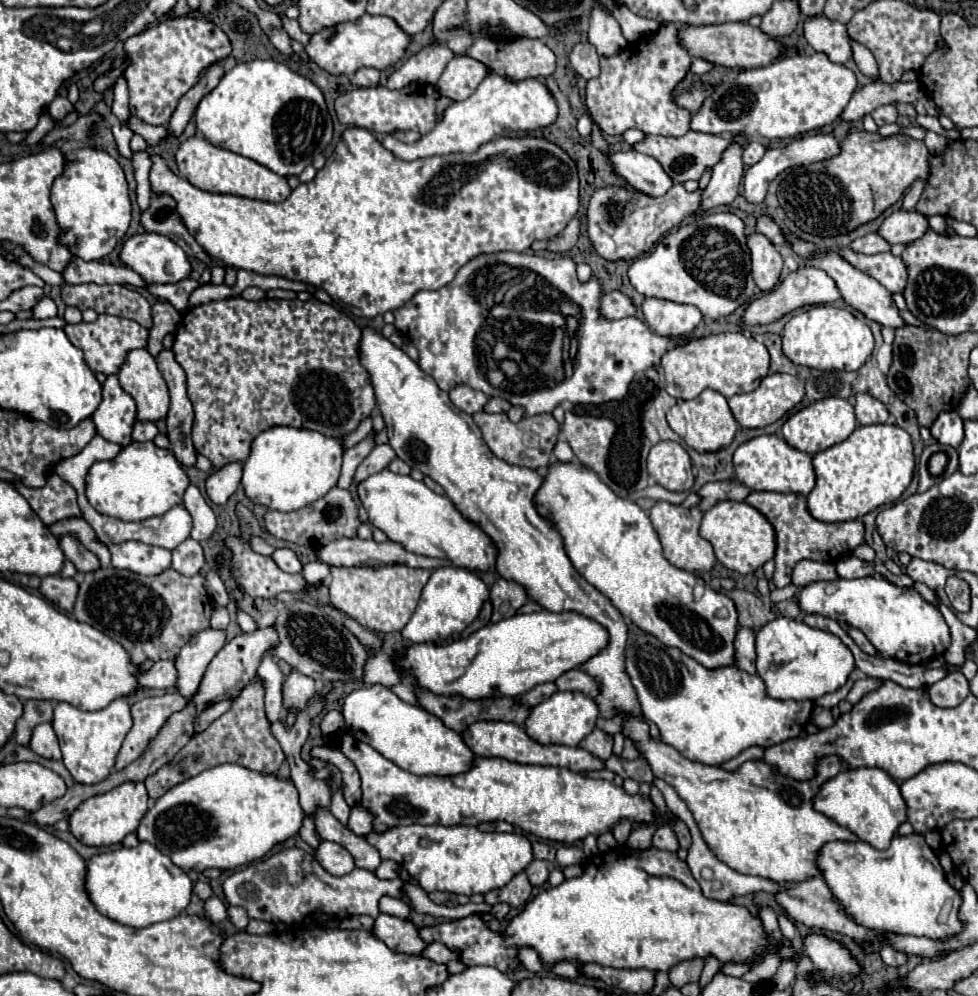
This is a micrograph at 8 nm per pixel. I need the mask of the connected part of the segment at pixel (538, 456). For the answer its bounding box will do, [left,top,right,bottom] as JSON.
[474,412,560,470]

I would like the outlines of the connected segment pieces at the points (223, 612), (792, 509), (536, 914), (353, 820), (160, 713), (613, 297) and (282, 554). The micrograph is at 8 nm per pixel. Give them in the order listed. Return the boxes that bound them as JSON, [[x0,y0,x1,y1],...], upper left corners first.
[[212,606,230,628],[746,492,866,588],[420,848,768,974],[348,806,372,836],[116,692,188,770],[600,292,636,320],[272,548,302,574]]

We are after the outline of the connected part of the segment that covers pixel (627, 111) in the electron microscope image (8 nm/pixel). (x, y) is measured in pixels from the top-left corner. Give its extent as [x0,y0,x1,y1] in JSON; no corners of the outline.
[586,24,692,136]

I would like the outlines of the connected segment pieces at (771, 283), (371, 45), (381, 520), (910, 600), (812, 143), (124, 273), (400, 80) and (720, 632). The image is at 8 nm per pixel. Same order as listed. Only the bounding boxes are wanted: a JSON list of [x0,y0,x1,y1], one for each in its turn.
[[748,234,782,290],[306,14,410,76],[358,470,498,572],[796,576,952,664],[744,132,840,204],[62,258,148,288],[386,44,456,90],[534,462,738,670]]

